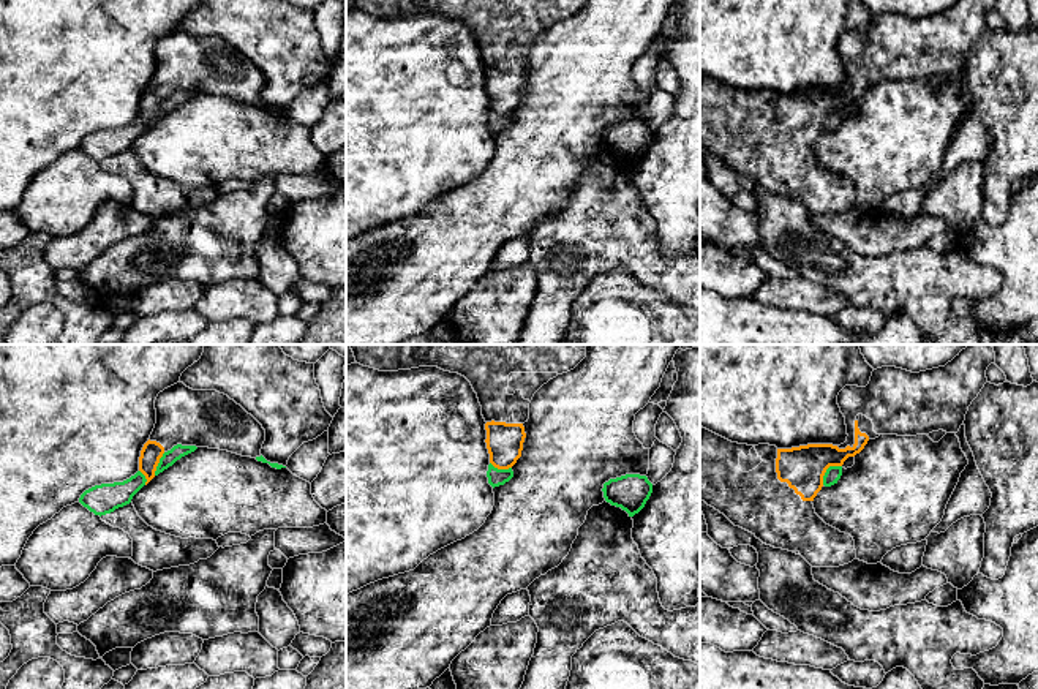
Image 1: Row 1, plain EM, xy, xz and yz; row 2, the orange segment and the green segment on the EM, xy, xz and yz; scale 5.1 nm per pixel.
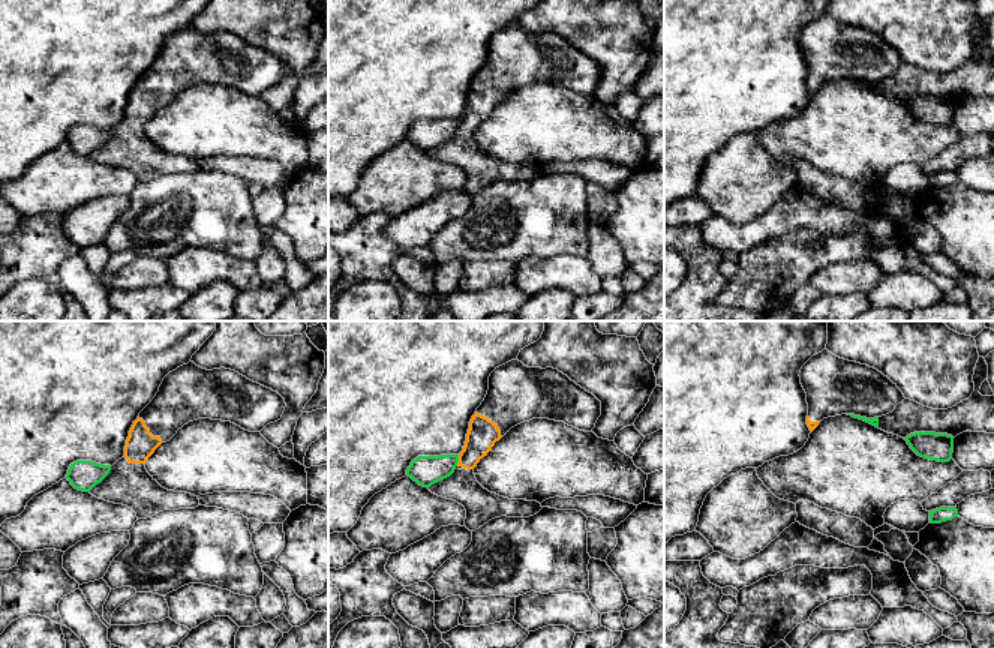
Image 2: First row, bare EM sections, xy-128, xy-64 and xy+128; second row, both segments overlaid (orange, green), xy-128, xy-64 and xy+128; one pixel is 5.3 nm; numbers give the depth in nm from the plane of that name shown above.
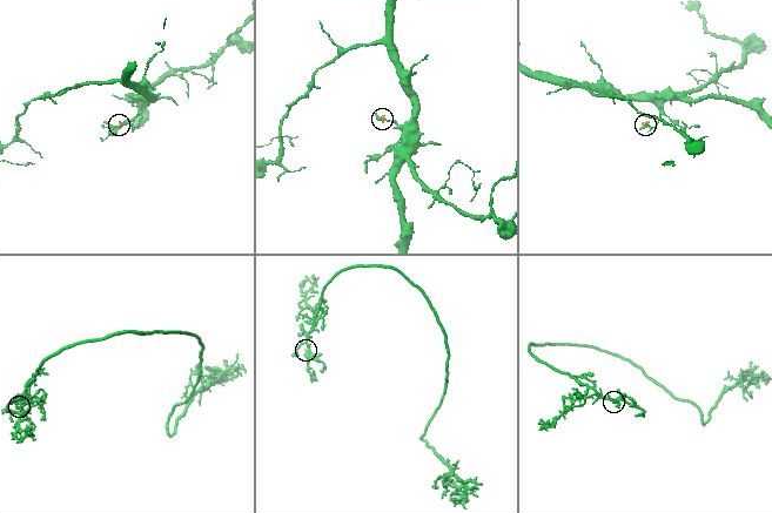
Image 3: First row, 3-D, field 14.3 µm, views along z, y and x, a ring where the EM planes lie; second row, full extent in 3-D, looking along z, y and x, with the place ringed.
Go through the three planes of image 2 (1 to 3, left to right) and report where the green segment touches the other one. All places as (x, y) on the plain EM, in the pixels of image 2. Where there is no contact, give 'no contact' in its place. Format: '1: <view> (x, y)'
1: no contact
2: xy-64 (459, 125)
3: no contact

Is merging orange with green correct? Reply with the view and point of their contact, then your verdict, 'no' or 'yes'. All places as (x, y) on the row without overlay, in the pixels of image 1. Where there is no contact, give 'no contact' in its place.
contact yz (827, 114); no

